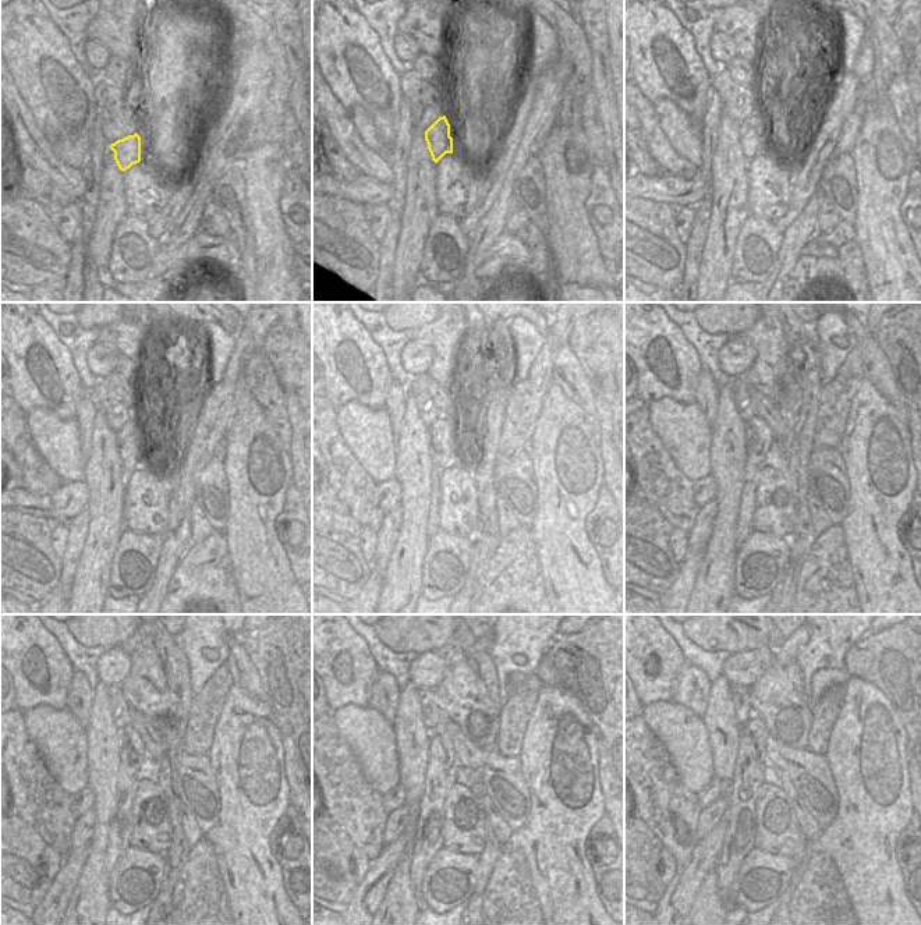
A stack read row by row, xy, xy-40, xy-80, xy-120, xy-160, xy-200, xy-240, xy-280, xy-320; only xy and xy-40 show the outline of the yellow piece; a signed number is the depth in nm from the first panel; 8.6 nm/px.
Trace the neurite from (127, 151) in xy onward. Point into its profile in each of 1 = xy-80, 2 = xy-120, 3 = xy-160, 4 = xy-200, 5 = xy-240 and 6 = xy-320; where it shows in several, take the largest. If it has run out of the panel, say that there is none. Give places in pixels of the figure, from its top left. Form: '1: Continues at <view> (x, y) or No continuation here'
1: Continues at xy-80 (751, 133)
2: Continues at xy-120 (128, 439)
3: Continues at xy-160 (443, 431)
4: Continues at xy-200 (758, 436)
5: Continues at xy-240 (134, 744)
6: Continues at xy-320 (757, 730).

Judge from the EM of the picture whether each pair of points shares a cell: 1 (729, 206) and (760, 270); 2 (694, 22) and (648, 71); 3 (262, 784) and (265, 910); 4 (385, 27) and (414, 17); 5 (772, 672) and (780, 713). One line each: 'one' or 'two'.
1: two
2: two
3: one
4: two
5: one

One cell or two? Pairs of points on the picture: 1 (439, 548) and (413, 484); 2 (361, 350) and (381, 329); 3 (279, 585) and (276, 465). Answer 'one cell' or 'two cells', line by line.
1: two cells
2: two cells
3: one cell

